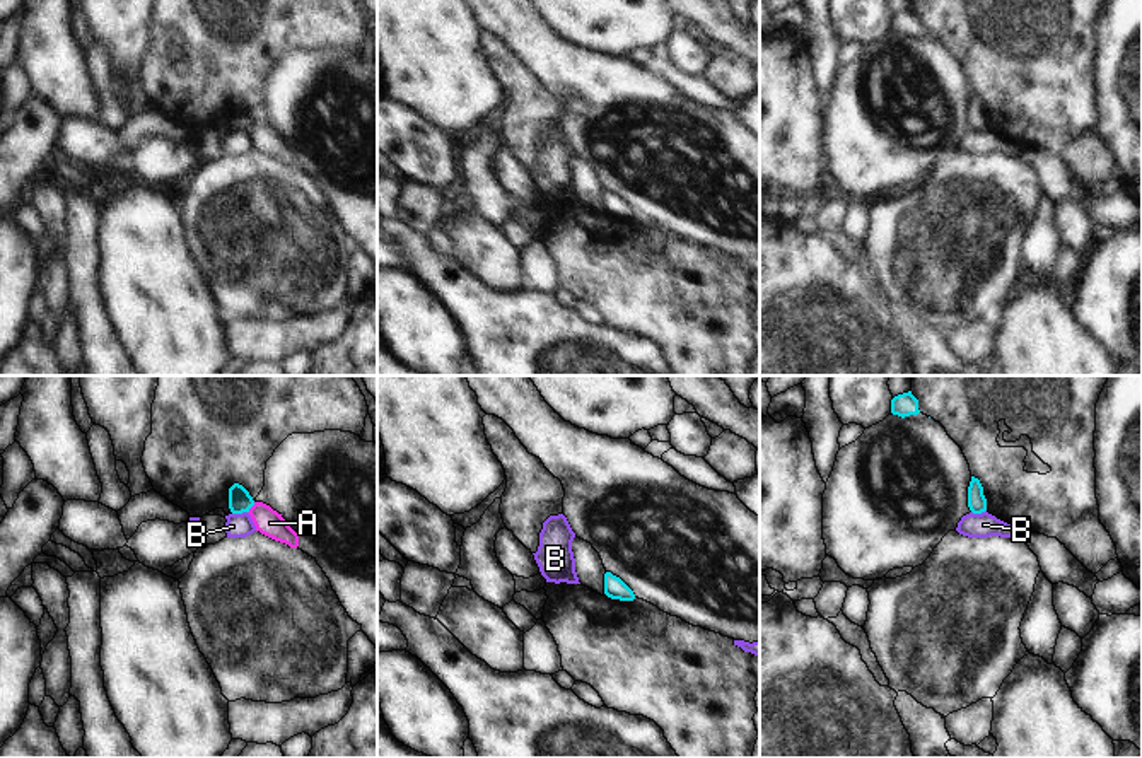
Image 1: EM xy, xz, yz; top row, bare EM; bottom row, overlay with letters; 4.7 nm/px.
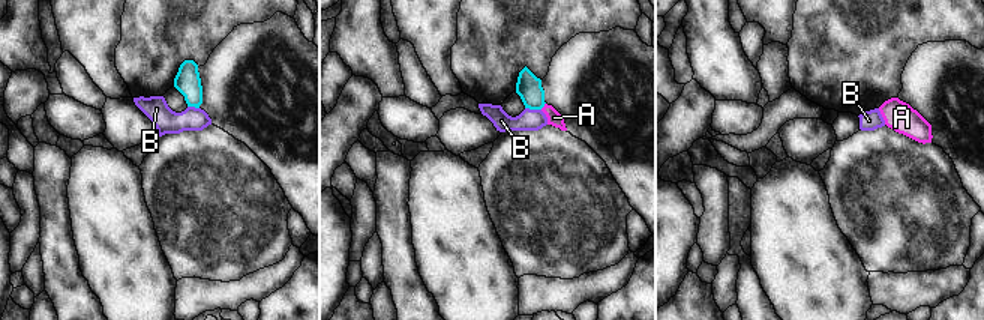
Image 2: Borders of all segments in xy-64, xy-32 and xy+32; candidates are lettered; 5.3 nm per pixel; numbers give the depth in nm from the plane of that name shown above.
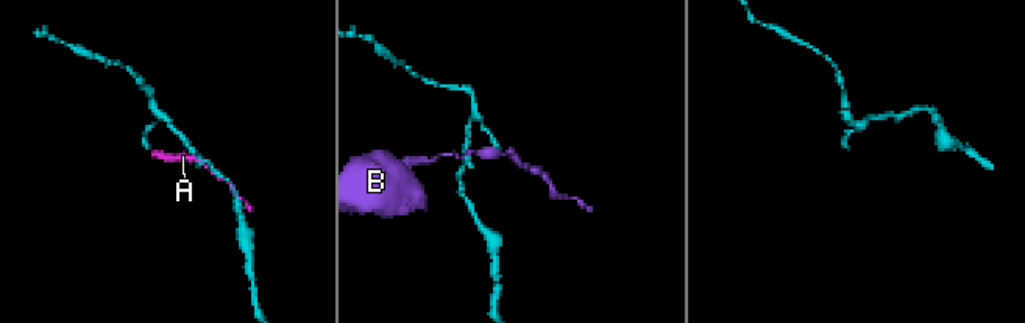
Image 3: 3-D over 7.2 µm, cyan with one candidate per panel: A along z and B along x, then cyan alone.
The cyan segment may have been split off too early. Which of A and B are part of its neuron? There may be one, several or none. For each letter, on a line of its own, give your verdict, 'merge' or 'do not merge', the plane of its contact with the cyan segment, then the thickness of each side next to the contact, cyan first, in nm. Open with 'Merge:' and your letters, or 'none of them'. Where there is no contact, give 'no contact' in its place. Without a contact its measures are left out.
Merge: none of them
A: do not merge; contact in xy; calibres 110 and 120 nm
B: do not merge; contact in xy; calibres 110 and 110 nm

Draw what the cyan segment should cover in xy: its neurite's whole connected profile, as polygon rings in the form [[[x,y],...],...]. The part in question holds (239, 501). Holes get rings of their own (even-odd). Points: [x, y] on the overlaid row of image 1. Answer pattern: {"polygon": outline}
{"polygon": [[[234,483],[229,488],[229,509],[232,514],[249,512],[253,505],[254,505],[254,500],[242,485]]]}

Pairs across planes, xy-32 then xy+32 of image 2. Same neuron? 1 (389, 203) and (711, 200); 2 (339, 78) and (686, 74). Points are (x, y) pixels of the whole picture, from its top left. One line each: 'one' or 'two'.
1: two
2: one

